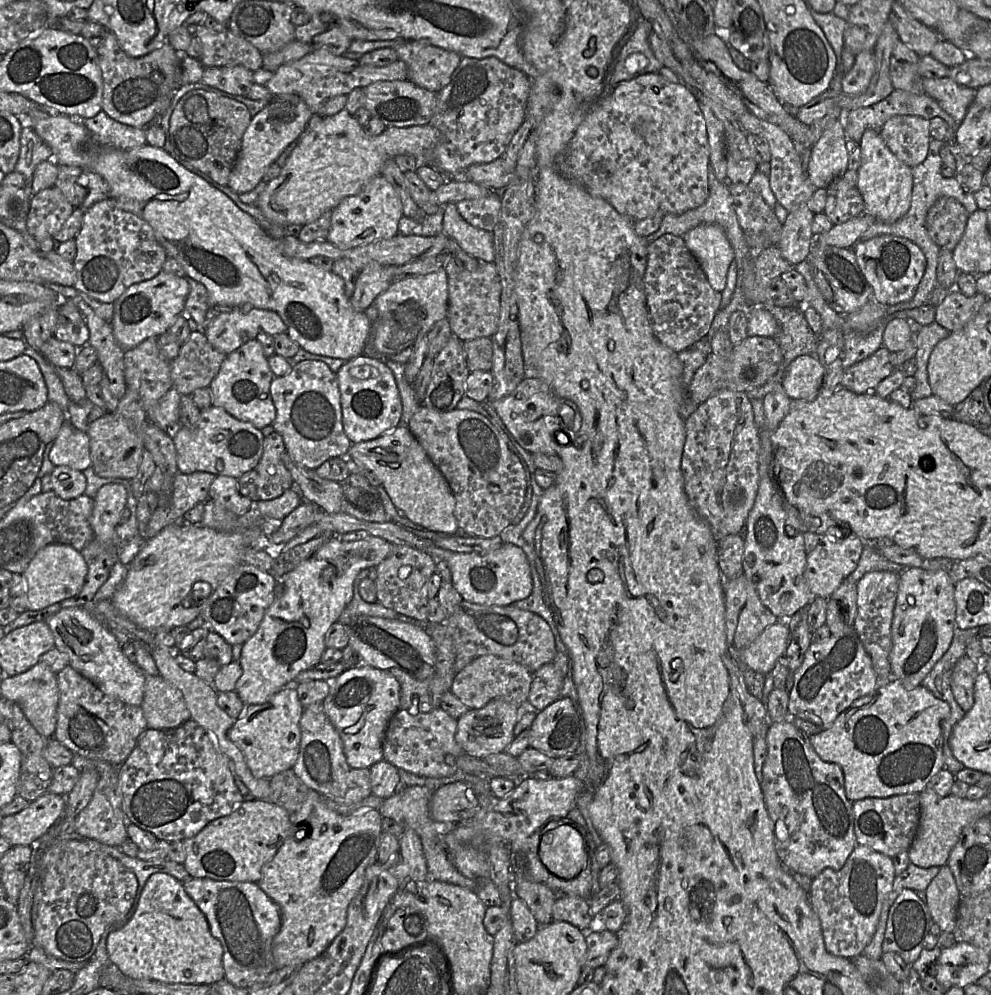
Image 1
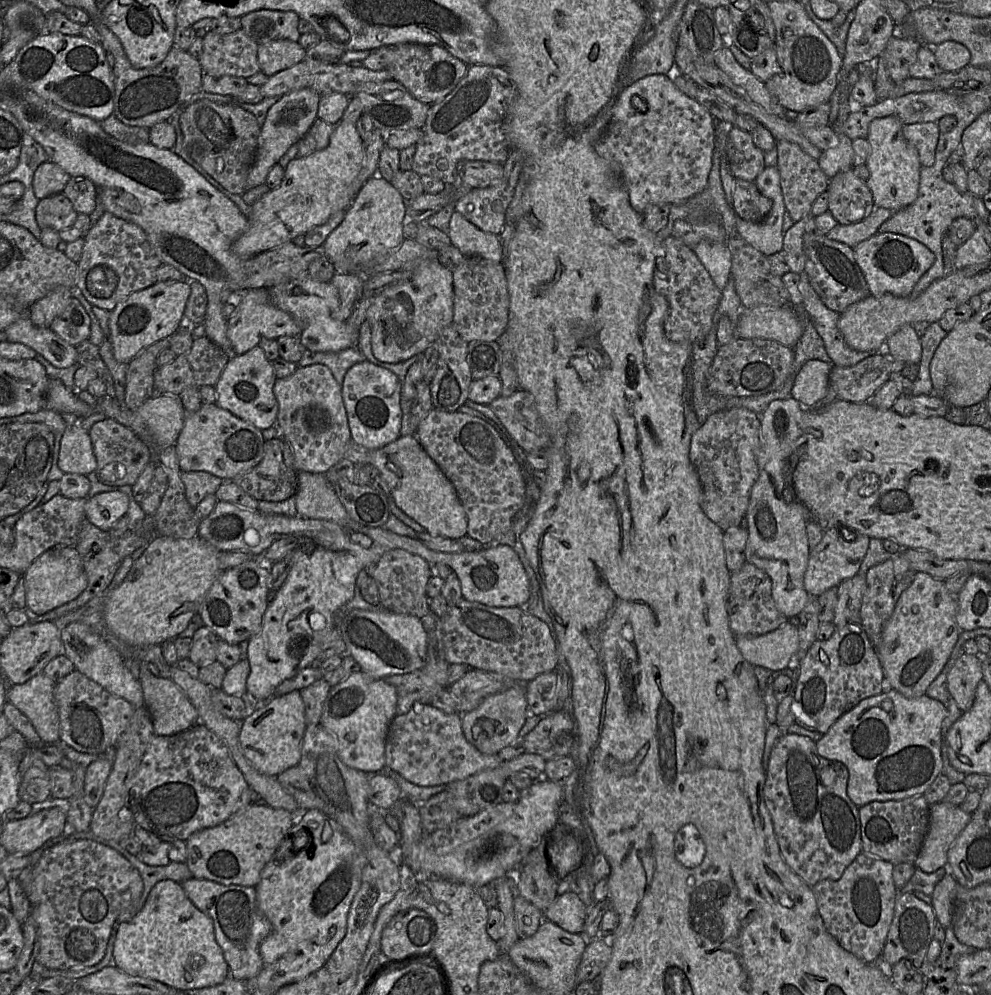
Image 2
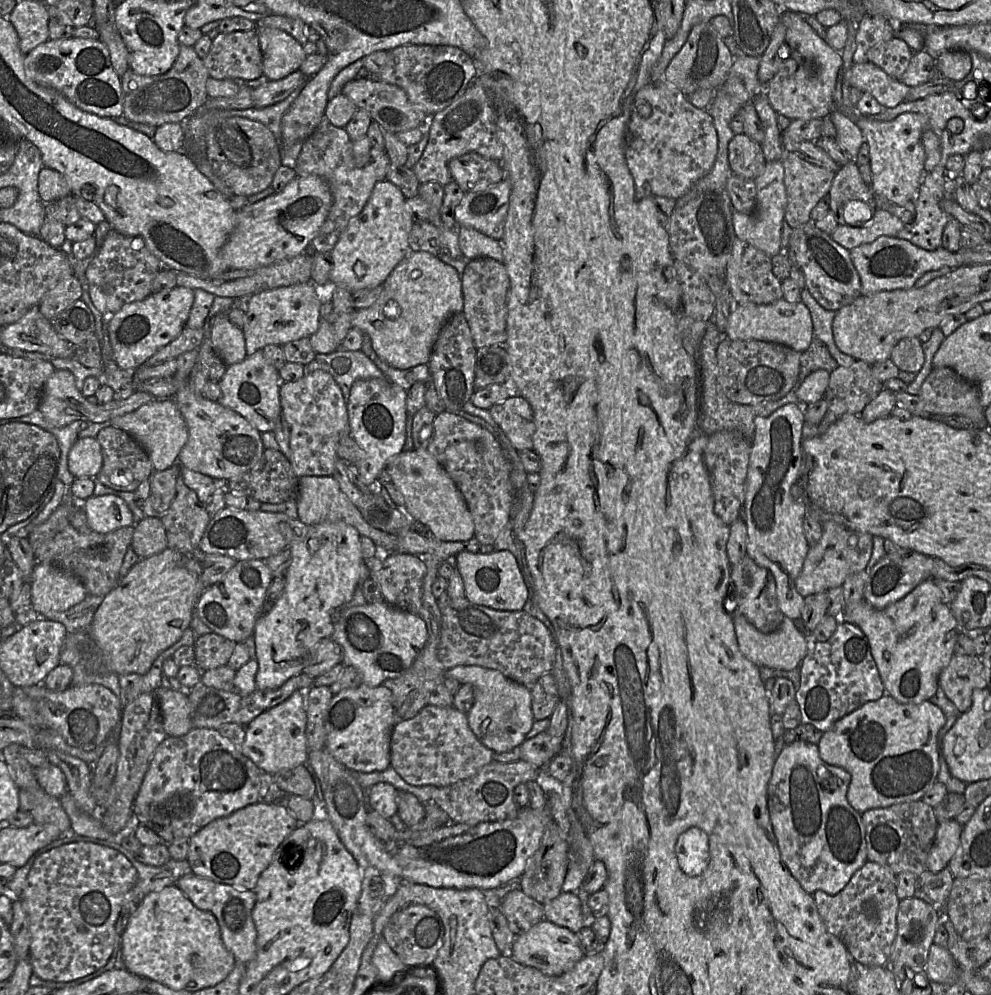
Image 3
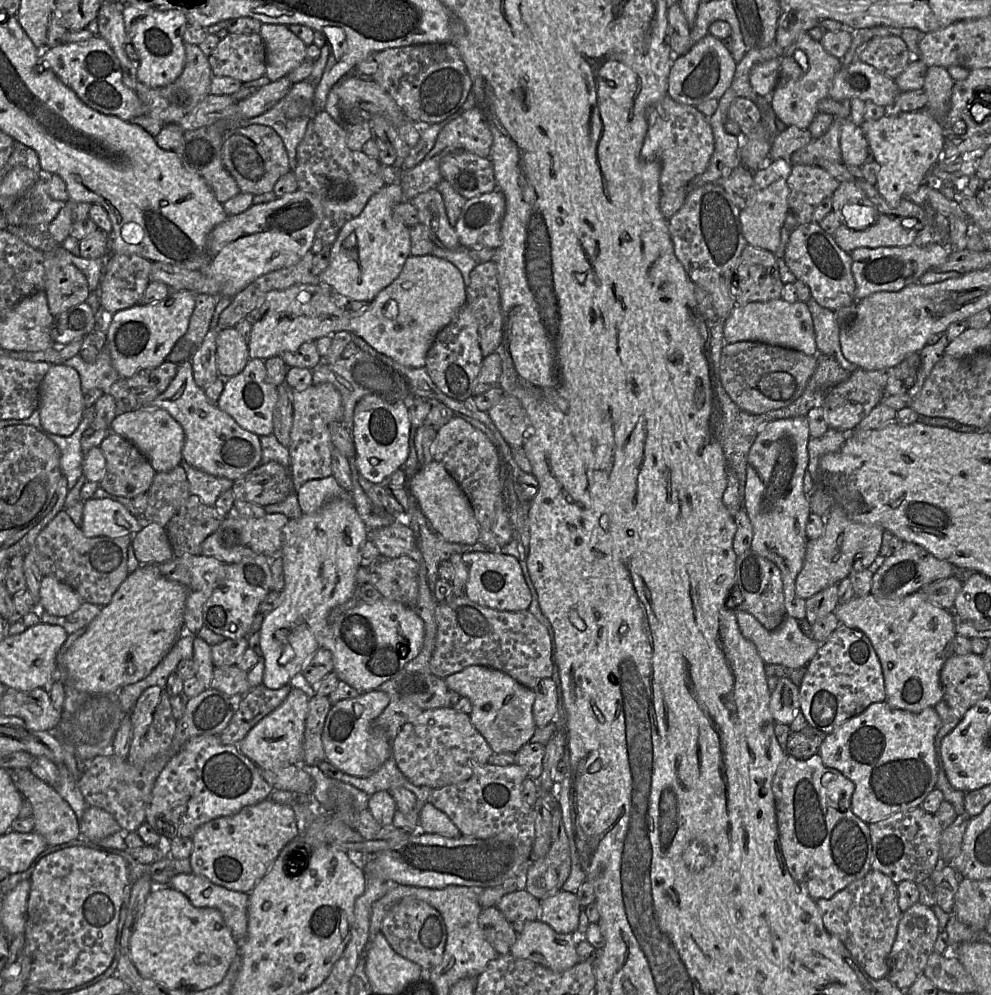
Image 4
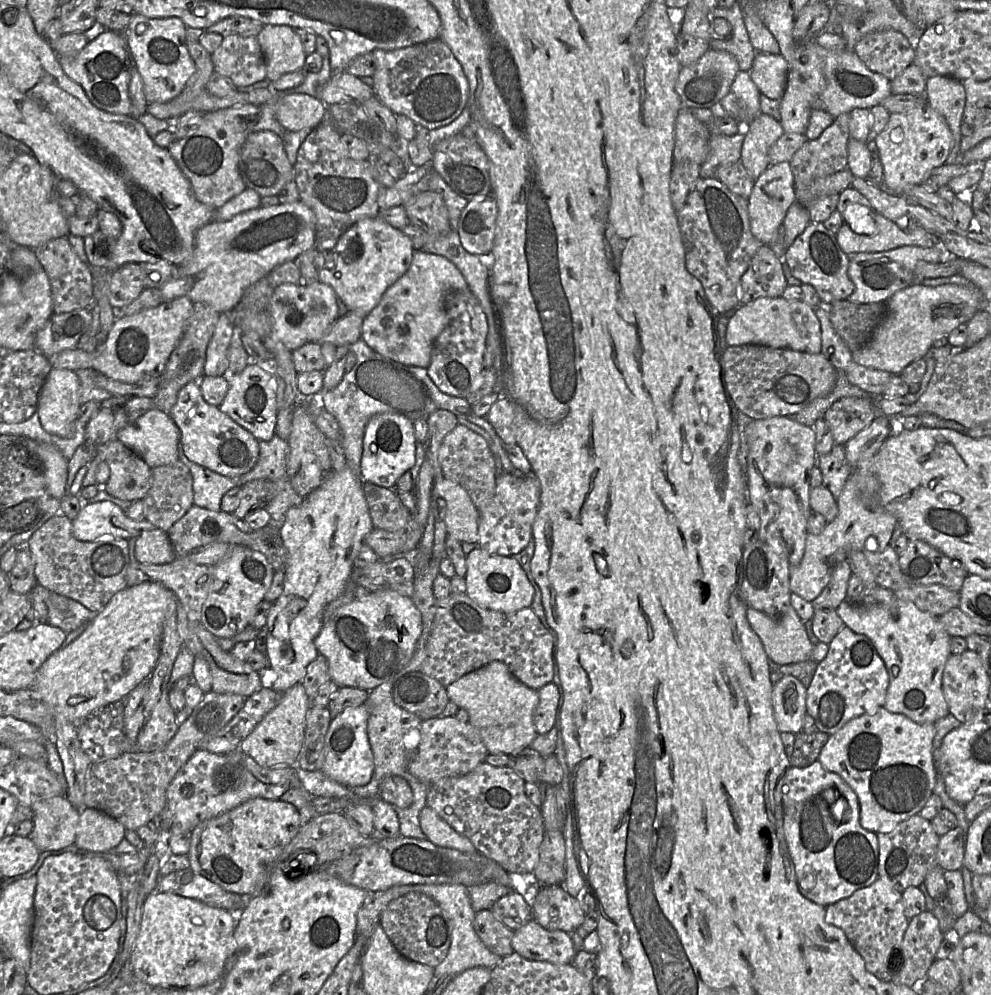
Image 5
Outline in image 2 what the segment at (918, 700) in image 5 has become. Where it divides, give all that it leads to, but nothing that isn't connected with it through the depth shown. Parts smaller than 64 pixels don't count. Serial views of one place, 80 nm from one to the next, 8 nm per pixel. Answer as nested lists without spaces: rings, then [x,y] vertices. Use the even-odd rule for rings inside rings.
[[[922,571],[915,573],[911,584],[901,593],[876,647],[883,668],[886,687],[895,689],[908,698],[926,694],[929,685],[941,673],[949,660],[961,633],[956,622],[957,608],[957,595],[948,591],[945,580],[934,578]]]

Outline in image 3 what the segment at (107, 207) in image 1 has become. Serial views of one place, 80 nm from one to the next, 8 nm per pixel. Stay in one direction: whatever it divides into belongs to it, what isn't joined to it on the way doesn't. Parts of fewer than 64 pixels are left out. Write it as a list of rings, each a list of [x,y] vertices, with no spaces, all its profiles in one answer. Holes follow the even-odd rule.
[[[112,229],[92,256],[85,274],[94,306],[109,316],[126,304],[145,299],[151,294],[153,279],[162,266],[161,261],[146,247],[142,237],[123,235]]]

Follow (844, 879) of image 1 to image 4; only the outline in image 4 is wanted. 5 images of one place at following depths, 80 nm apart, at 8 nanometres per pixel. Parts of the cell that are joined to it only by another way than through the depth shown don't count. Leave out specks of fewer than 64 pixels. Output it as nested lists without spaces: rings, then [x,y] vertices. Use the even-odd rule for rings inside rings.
[[[871,869],[863,878],[850,883],[832,898],[816,900],[826,930],[844,944],[854,960],[873,979],[888,978],[887,958],[896,939],[898,924],[903,913],[899,908],[898,898],[897,884],[882,872]]]

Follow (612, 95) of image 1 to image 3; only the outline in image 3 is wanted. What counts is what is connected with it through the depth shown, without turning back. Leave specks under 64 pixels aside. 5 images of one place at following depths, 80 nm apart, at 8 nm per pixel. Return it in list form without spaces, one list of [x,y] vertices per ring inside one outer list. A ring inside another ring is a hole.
[[[653,80],[635,95],[625,137],[625,159],[635,184],[635,199],[662,196],[678,199],[709,173],[717,153],[718,138],[713,118],[706,109],[693,106],[679,89],[666,80]]]

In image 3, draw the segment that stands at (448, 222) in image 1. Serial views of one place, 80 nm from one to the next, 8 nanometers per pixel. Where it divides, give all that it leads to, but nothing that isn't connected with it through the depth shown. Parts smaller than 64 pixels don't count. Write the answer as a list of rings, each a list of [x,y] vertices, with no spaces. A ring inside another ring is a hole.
[[[457,227],[459,247],[468,259],[492,258],[503,261],[501,241],[495,240],[473,228]]]

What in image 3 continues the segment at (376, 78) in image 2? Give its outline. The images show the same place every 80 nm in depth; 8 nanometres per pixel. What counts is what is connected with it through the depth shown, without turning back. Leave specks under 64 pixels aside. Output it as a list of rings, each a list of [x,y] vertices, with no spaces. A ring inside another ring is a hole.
[[[299,69],[288,76],[271,81],[252,89],[253,108],[263,108],[276,104],[287,98],[296,88],[308,81]]]

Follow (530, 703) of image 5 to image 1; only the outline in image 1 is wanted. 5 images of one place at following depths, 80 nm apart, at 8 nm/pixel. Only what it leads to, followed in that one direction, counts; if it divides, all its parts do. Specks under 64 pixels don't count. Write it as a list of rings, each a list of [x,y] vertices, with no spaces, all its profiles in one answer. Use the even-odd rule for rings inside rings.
[[[493,699],[482,708],[468,710],[457,719],[456,743],[465,754],[476,758],[505,751],[515,738],[514,728],[518,721],[518,706],[501,699]]]

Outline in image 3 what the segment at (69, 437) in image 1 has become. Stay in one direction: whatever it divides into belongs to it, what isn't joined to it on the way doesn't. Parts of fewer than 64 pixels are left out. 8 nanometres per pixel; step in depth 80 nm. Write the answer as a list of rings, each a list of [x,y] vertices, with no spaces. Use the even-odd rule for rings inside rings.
[[[78,438],[68,455],[68,468],[75,478],[97,478],[103,466],[103,455],[96,438]]]

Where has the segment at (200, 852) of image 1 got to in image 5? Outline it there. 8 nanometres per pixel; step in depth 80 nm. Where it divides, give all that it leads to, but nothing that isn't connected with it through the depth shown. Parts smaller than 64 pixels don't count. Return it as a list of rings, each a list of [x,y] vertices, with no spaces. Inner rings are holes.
[[[249,799],[194,827],[188,852],[190,869],[226,891],[250,895],[263,887],[273,862],[300,827],[300,815],[293,804],[281,799]]]

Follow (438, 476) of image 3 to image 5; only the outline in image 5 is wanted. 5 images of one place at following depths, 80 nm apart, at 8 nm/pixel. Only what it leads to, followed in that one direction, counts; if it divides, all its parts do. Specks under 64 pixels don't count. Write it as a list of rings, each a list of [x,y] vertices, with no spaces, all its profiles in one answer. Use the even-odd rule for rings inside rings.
[[[445,476],[436,477],[432,496],[445,500],[444,521],[448,536],[460,542],[478,543],[479,511],[466,490]]]

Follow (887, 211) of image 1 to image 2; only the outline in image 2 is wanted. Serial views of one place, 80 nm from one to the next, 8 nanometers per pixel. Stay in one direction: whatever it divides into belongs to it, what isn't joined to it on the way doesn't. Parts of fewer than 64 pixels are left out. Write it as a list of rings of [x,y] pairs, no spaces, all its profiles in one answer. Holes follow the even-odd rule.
[[[897,117],[874,119],[869,124],[866,137],[870,146],[866,162],[870,176],[866,185],[872,193],[875,204],[893,213],[912,205],[916,200],[922,168],[917,149],[903,135],[903,126],[904,123]]]

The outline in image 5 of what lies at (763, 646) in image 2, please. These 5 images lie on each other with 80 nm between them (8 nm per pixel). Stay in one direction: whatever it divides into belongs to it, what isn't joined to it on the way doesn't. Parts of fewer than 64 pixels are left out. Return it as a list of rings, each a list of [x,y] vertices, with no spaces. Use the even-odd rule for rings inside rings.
[[[790,604],[776,618],[756,609],[748,608],[747,619],[752,629],[760,637],[769,660],[779,665],[798,663],[809,659],[819,663],[827,656],[829,645],[823,642],[814,645],[809,640],[804,622]]]

